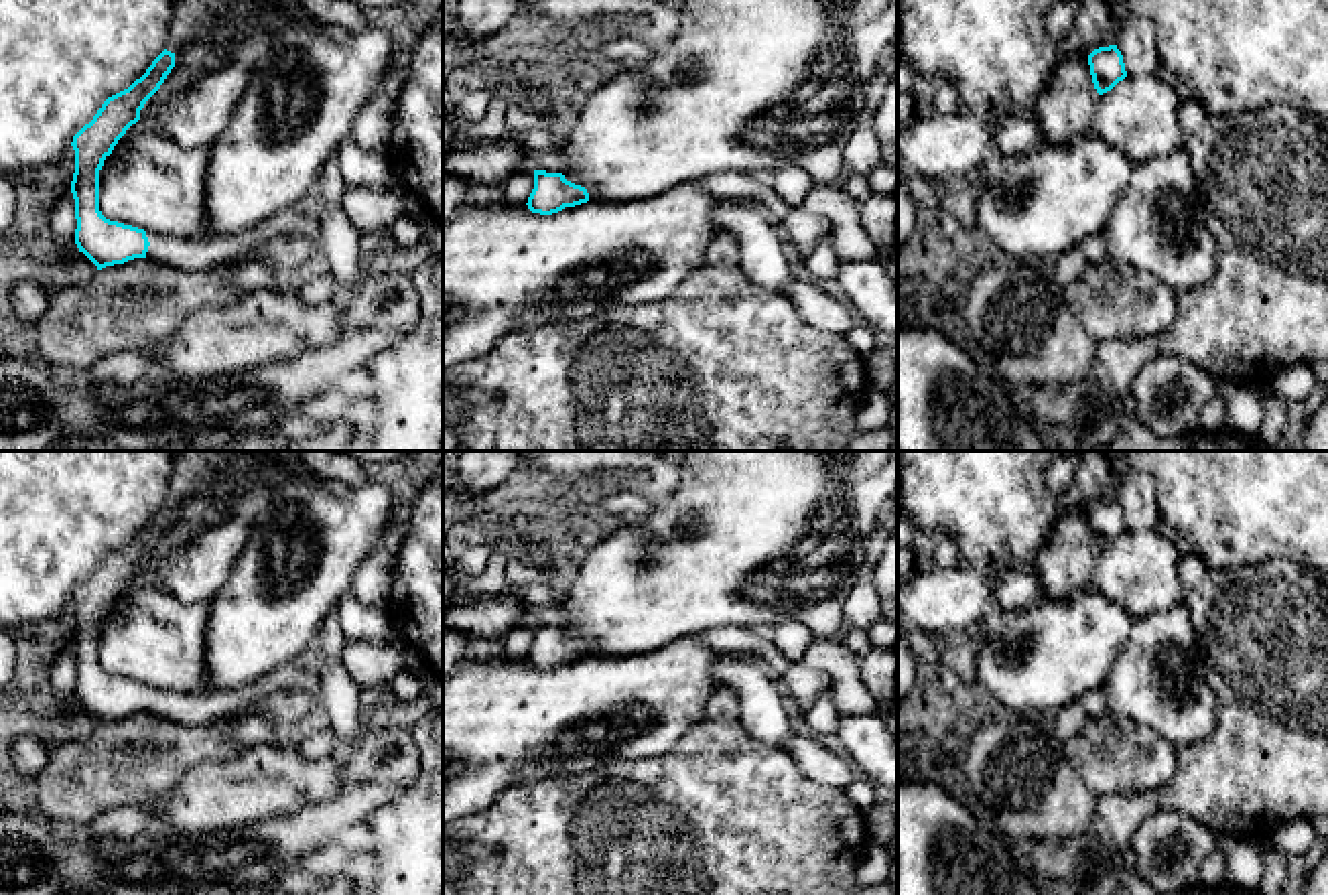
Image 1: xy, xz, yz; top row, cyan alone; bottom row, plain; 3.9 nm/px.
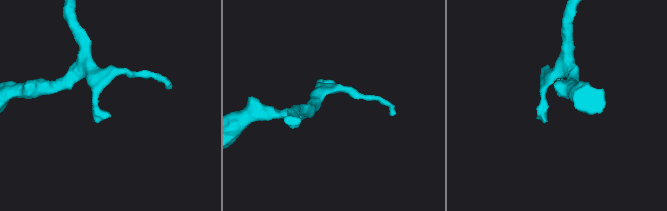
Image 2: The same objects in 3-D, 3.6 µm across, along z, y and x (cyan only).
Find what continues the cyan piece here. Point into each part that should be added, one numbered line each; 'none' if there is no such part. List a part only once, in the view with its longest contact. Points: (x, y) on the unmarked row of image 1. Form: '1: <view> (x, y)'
1: xy (187, 709)

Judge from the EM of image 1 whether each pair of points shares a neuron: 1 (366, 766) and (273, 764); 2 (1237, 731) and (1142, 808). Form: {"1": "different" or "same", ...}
{"1": "different", "2": "different"}

